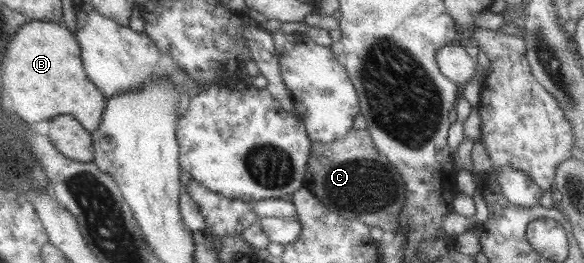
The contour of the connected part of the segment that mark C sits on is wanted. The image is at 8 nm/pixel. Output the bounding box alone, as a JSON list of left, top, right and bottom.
[305,128,407,233]

